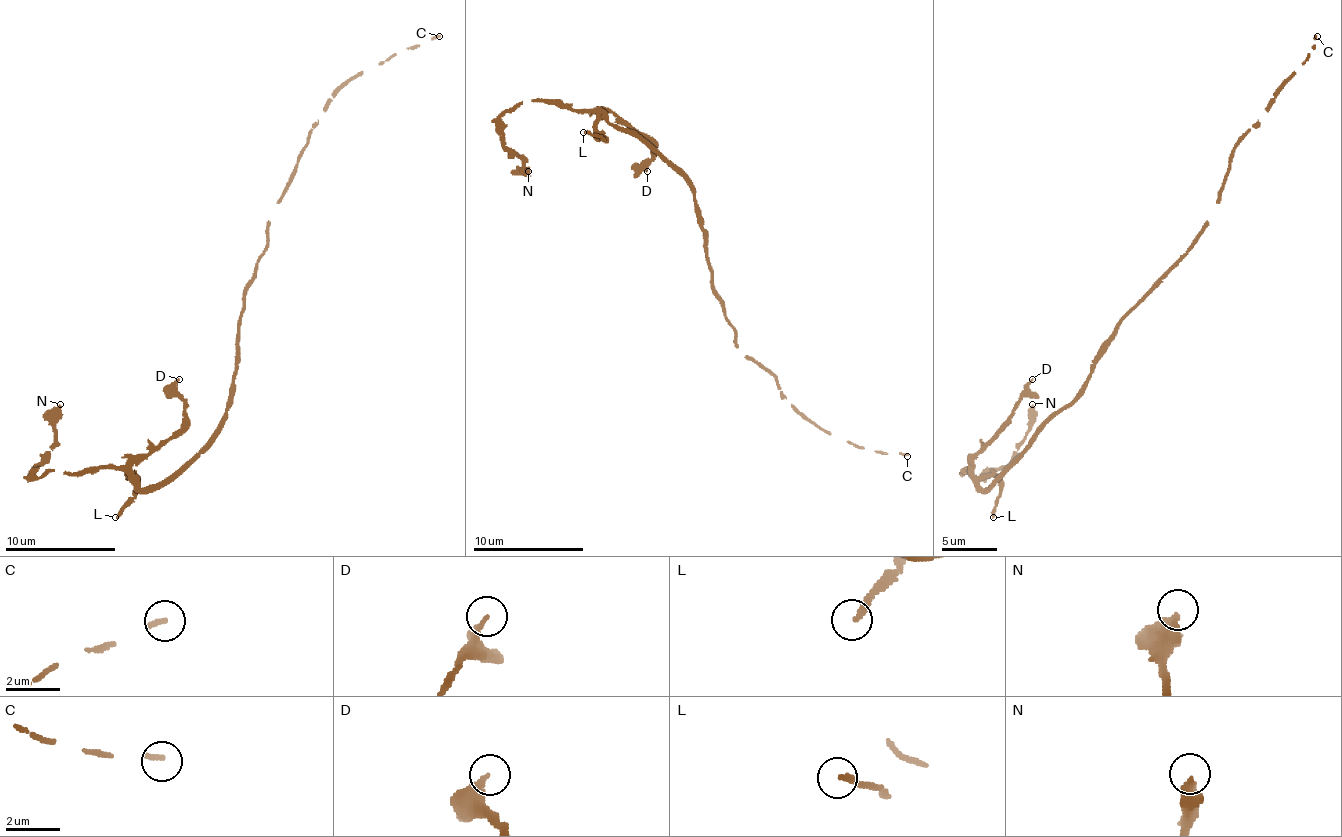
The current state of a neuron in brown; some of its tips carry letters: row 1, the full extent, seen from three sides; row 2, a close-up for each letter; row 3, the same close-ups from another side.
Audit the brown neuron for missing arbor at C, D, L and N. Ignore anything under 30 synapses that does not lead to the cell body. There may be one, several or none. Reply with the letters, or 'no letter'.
L

